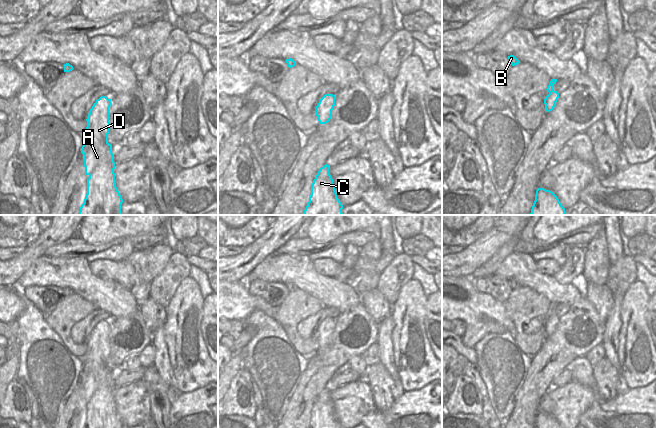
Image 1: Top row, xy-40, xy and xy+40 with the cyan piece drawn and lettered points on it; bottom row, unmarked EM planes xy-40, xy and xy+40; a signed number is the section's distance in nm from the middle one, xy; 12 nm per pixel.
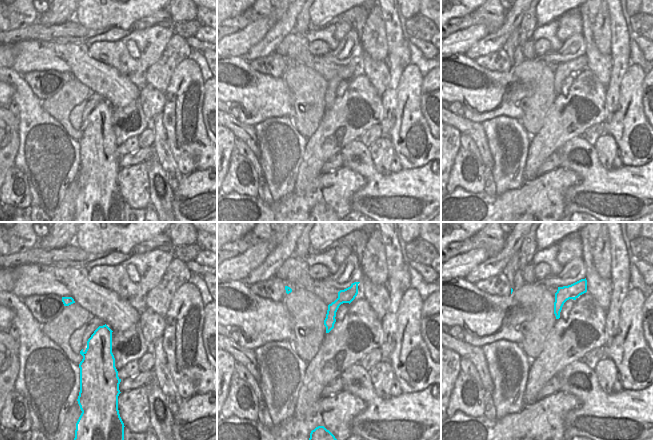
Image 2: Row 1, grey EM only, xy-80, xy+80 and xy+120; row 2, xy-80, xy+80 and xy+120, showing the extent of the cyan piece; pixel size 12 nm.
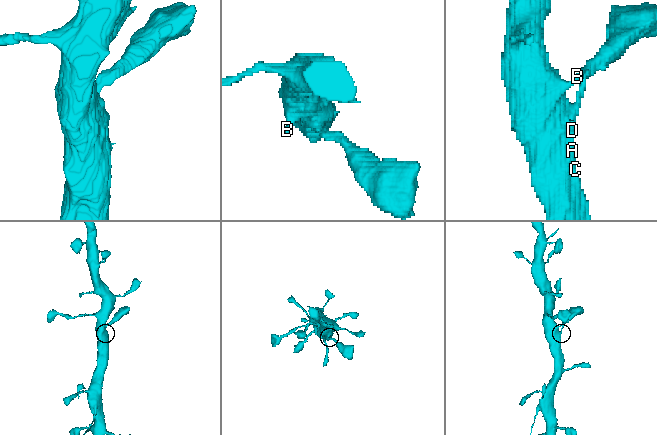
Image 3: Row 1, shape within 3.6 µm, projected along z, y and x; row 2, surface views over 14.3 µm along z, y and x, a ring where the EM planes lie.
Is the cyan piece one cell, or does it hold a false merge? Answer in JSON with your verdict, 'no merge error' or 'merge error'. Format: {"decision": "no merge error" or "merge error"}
{"decision": "no merge error"}

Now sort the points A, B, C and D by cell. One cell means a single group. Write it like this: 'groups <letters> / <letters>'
groups A B C D

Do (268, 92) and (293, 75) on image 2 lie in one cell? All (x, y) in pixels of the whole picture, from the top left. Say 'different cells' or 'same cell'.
different cells

